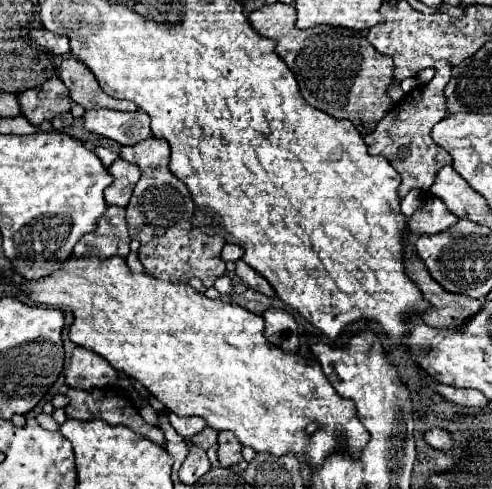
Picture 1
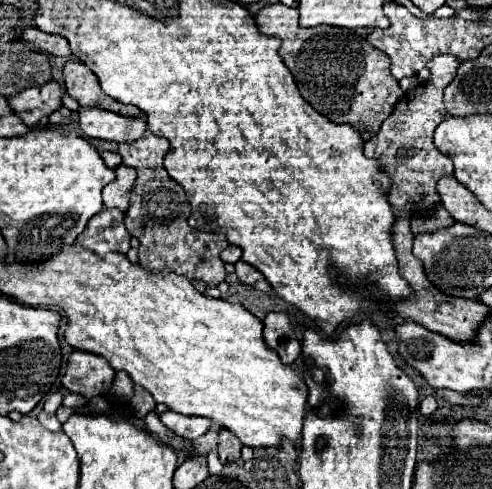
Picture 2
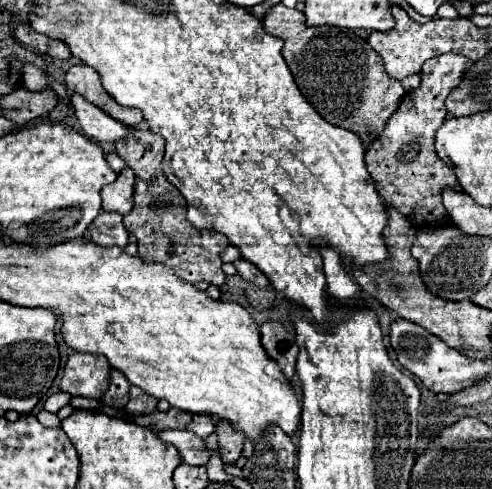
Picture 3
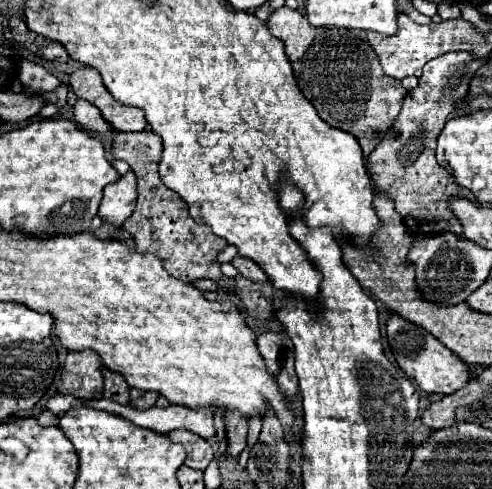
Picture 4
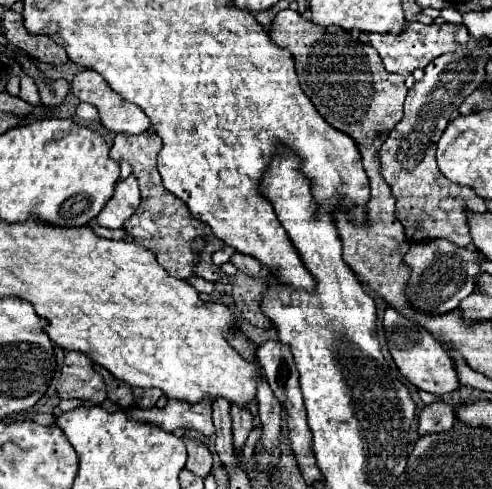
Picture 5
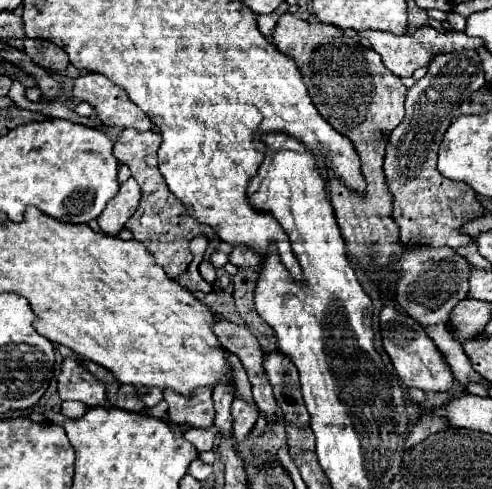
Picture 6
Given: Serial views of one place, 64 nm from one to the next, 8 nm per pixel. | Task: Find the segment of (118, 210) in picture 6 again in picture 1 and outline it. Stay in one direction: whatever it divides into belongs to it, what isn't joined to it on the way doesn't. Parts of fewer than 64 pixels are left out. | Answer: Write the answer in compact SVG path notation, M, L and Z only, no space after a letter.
M116 158L116 162L110 164L108 172L112 174L114 182L112 182L112 188L104 192L106 204L126 206L136 182L140 180L140 168L136 168L136 164L128 164L122 158Z

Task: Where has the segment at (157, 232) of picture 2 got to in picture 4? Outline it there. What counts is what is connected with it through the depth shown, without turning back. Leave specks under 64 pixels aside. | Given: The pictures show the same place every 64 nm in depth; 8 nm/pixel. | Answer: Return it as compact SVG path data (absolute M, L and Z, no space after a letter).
M150 130L128 134L120 132L114 136L112 156L118 160L126 160L138 178L136 208L132 216L122 224L122 228L132 234L136 248L140 252L158 256L164 268L182 282L192 284L198 278L210 278L214 282L220 282L224 276L220 272L220 262L216 260L216 256L228 246L228 242L220 240L220 236L214 236L214 232L208 226L196 224L188 216L186 202L176 192L170 192L170 188L166 188L166 184L160 180L158 174L158 162L162 156L160 136L156 136Z

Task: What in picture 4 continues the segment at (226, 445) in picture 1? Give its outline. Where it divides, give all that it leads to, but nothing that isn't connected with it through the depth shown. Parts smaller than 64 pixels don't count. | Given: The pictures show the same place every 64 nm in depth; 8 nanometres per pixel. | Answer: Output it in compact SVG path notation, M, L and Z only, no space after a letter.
M228 412L224 416L224 424L226 424L226 442L228 442L226 456L228 458L238 458L240 452L246 448L248 422L246 422L246 418L242 414Z

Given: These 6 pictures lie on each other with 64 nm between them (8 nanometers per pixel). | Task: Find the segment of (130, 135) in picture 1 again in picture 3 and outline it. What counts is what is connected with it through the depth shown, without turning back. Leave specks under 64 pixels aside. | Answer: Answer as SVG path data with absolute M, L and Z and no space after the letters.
M78 94L72 96L72 104L82 132L92 140L114 142L114 140L122 140L124 136L128 136L128 132L134 130L134 128L126 128L126 124L120 124L120 120L114 120L112 116L104 114L94 104L88 104Z

